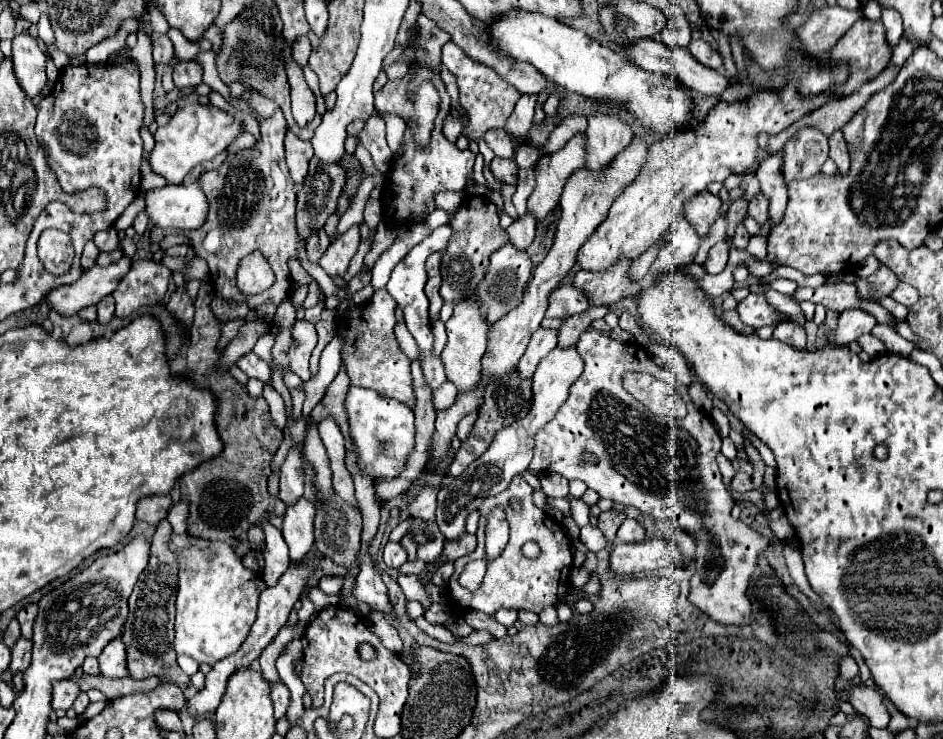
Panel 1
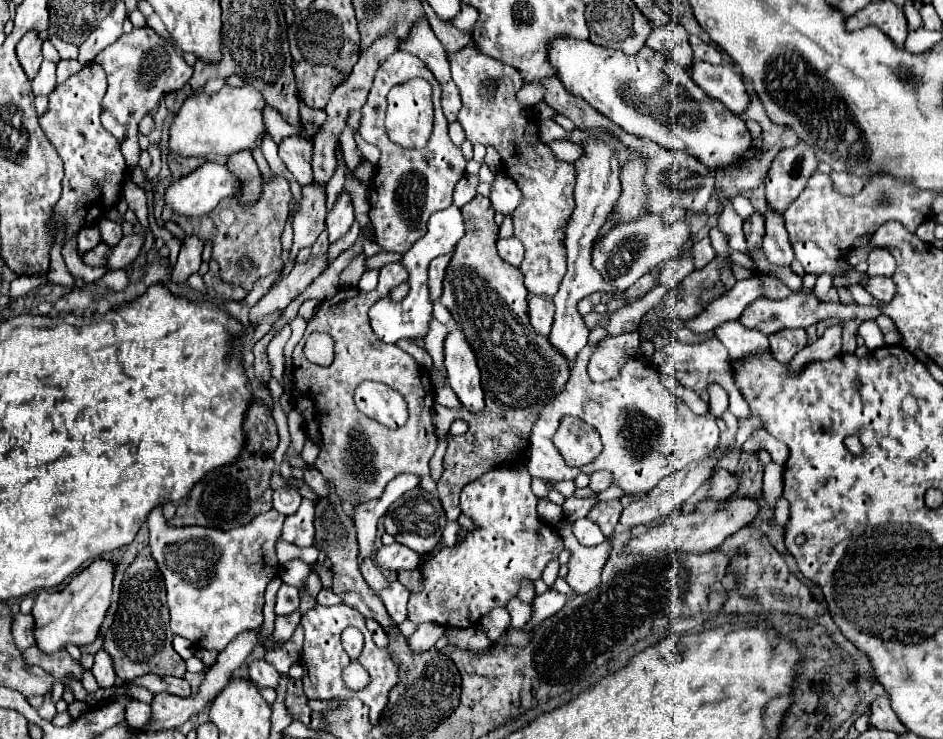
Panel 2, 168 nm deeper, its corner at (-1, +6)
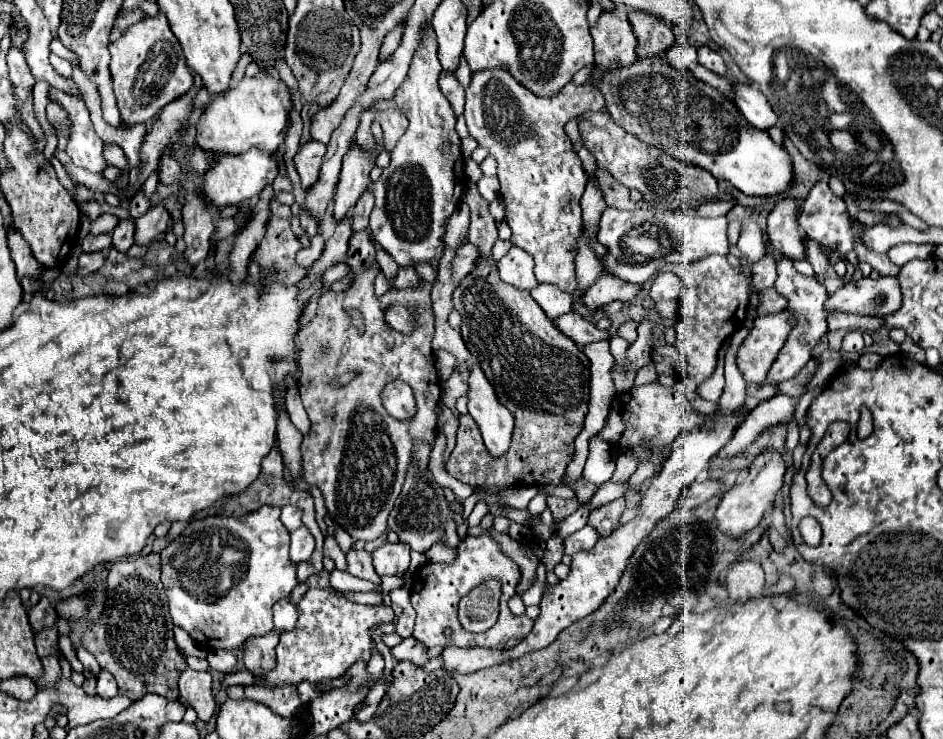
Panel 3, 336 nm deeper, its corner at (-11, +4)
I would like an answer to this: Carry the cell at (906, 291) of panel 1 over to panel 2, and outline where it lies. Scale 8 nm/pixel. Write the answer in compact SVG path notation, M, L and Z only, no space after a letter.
M884 276L868 278L864 284L864 290L880 302L890 302L890 298L894 298L894 282L890 278L884 278Z

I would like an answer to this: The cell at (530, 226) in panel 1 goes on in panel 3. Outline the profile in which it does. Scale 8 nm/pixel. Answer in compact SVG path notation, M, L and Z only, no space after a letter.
M512 246L508 250L508 254L502 260L498 260L498 270L500 270L500 278L506 284L512 284L516 288L532 290L538 284L534 278L532 256L528 252L524 252L522 248Z

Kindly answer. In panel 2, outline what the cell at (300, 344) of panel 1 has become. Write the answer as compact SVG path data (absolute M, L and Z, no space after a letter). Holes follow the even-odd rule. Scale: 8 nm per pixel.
M398 262L388 264L380 270L380 282L372 292L364 292L360 288L340 288L334 298L326 298L316 308L316 314L308 322L304 338L294 348L292 396L296 402L296 410L304 418L306 434L318 444L320 454L314 464L306 464L300 456L294 456L290 464L300 470L306 470L310 466L316 468L326 478L326 482L334 486L338 500L344 504L344 508L348 508L350 516L350 510L364 500L380 498L386 484L404 472L418 474L422 478L420 486L424 490L436 490L436 482L430 478L428 468L428 462L438 444L432 424L434 394L429 371L425 372L410 354L400 350L396 344L384 344L382 340L378 340L368 320L368 308L382 296L388 296L394 286L400 286L406 280L408 272ZM314 330L332 334L336 342L336 356L332 366L328 368L310 364L302 352L306 338ZM364 380L388 384L390 388L396 388L404 394L410 418L402 428L390 430L378 422L368 422L368 418L354 406L354 390Z

